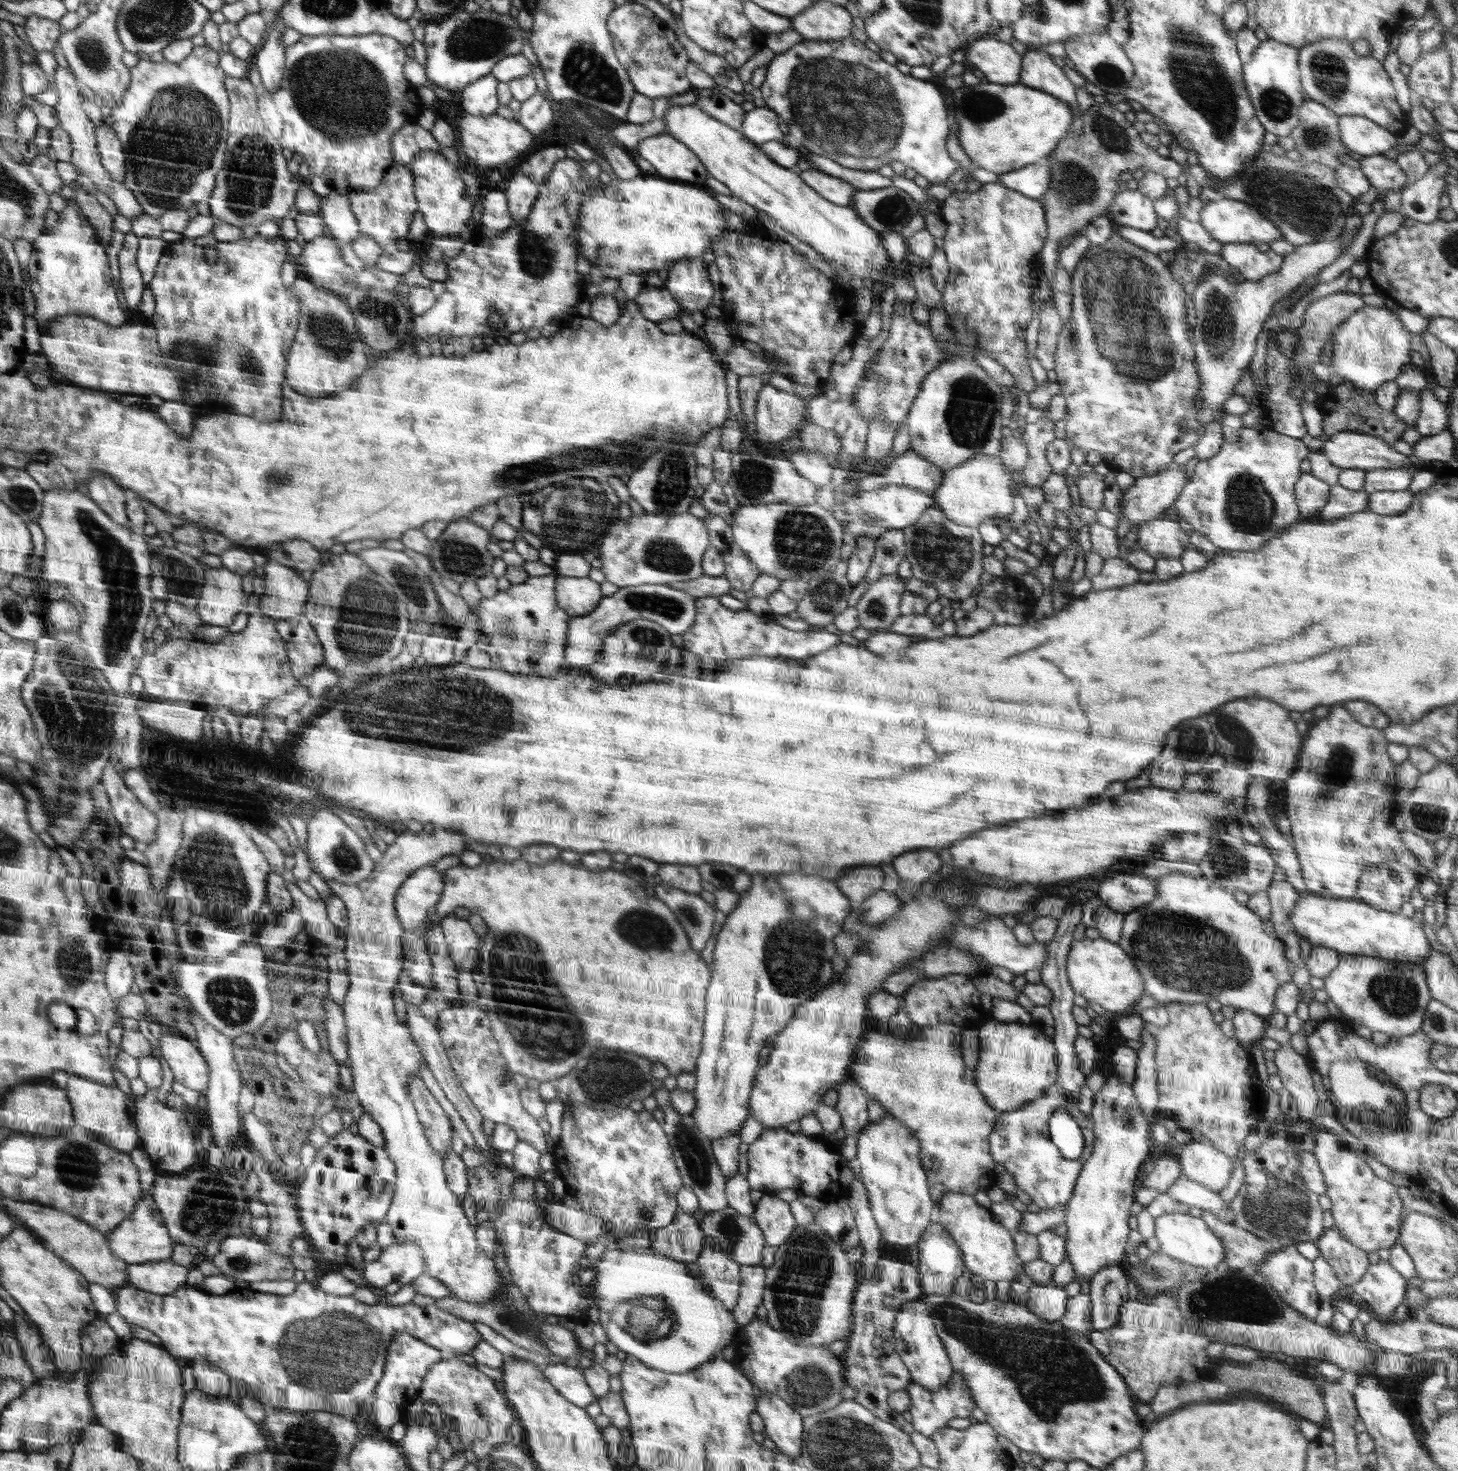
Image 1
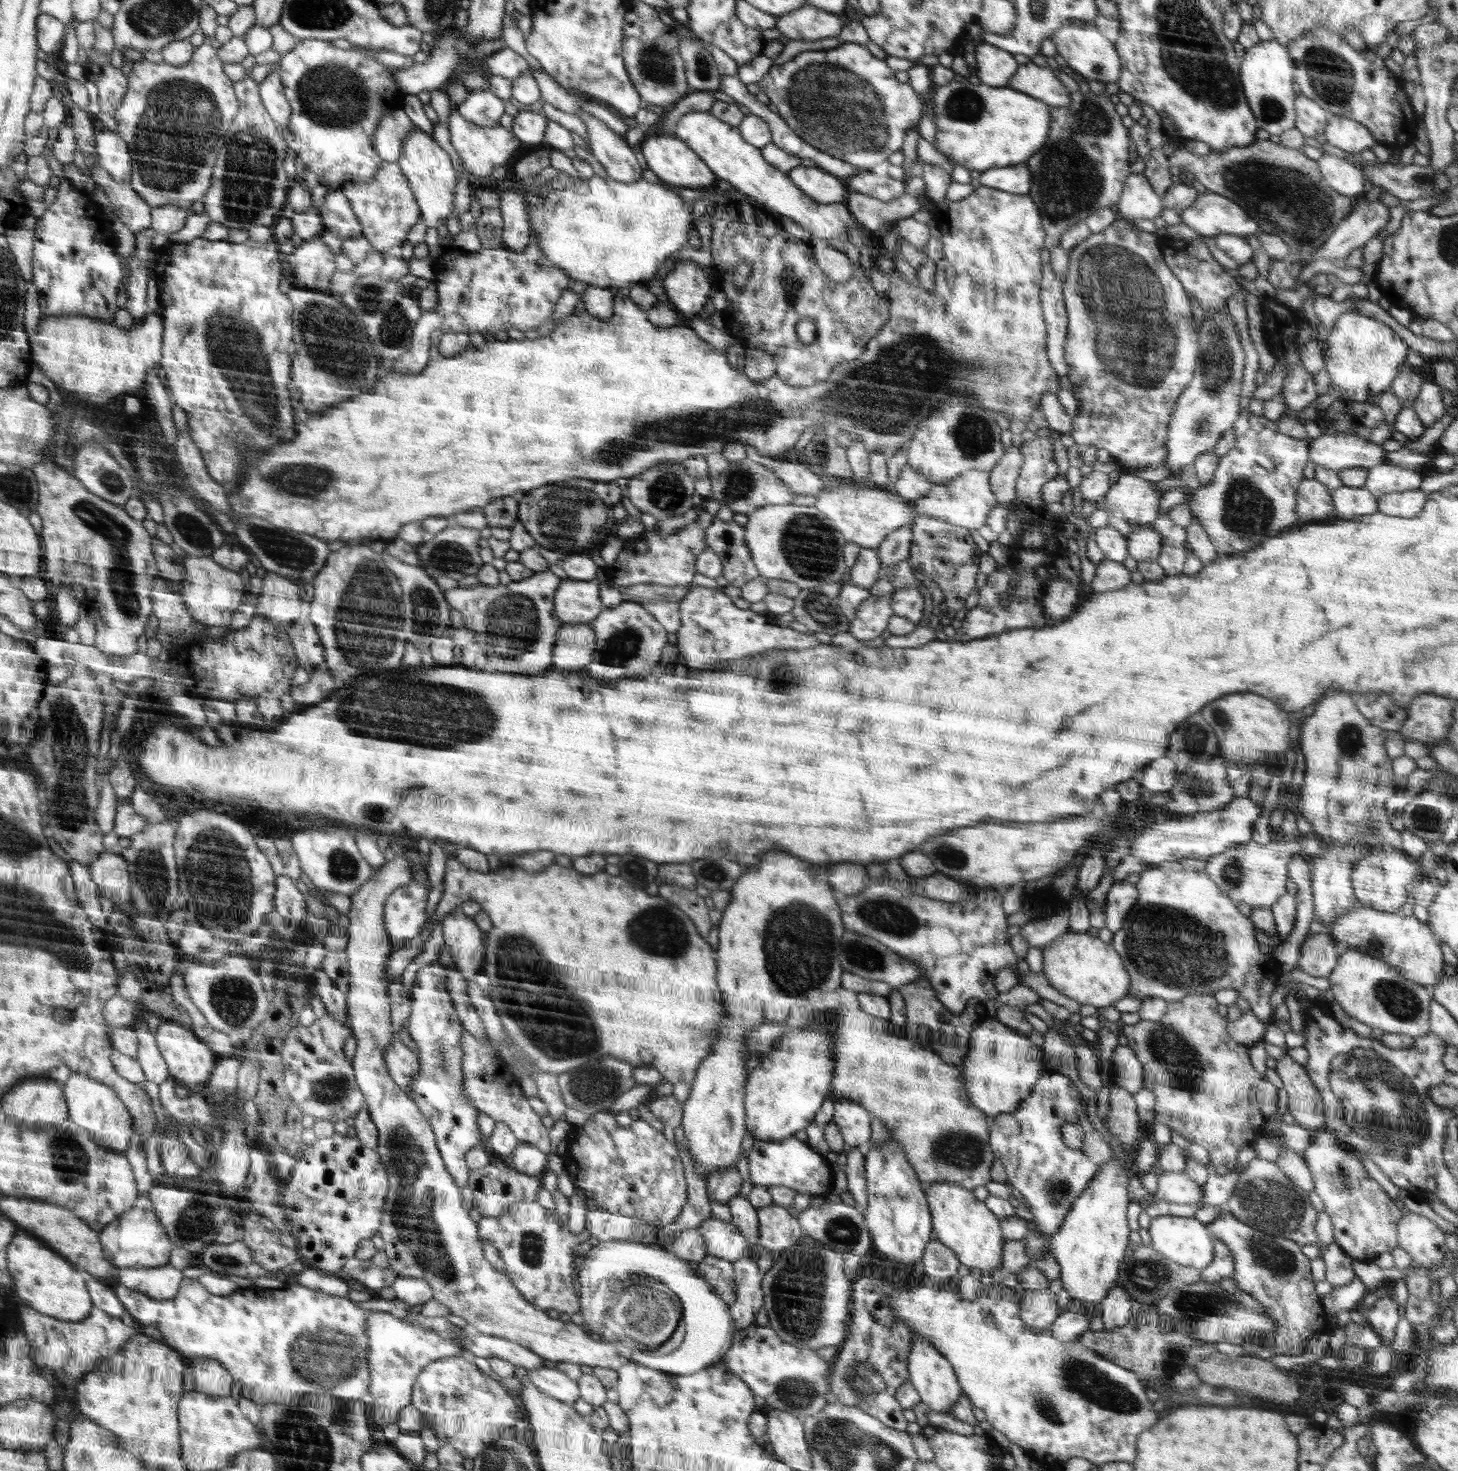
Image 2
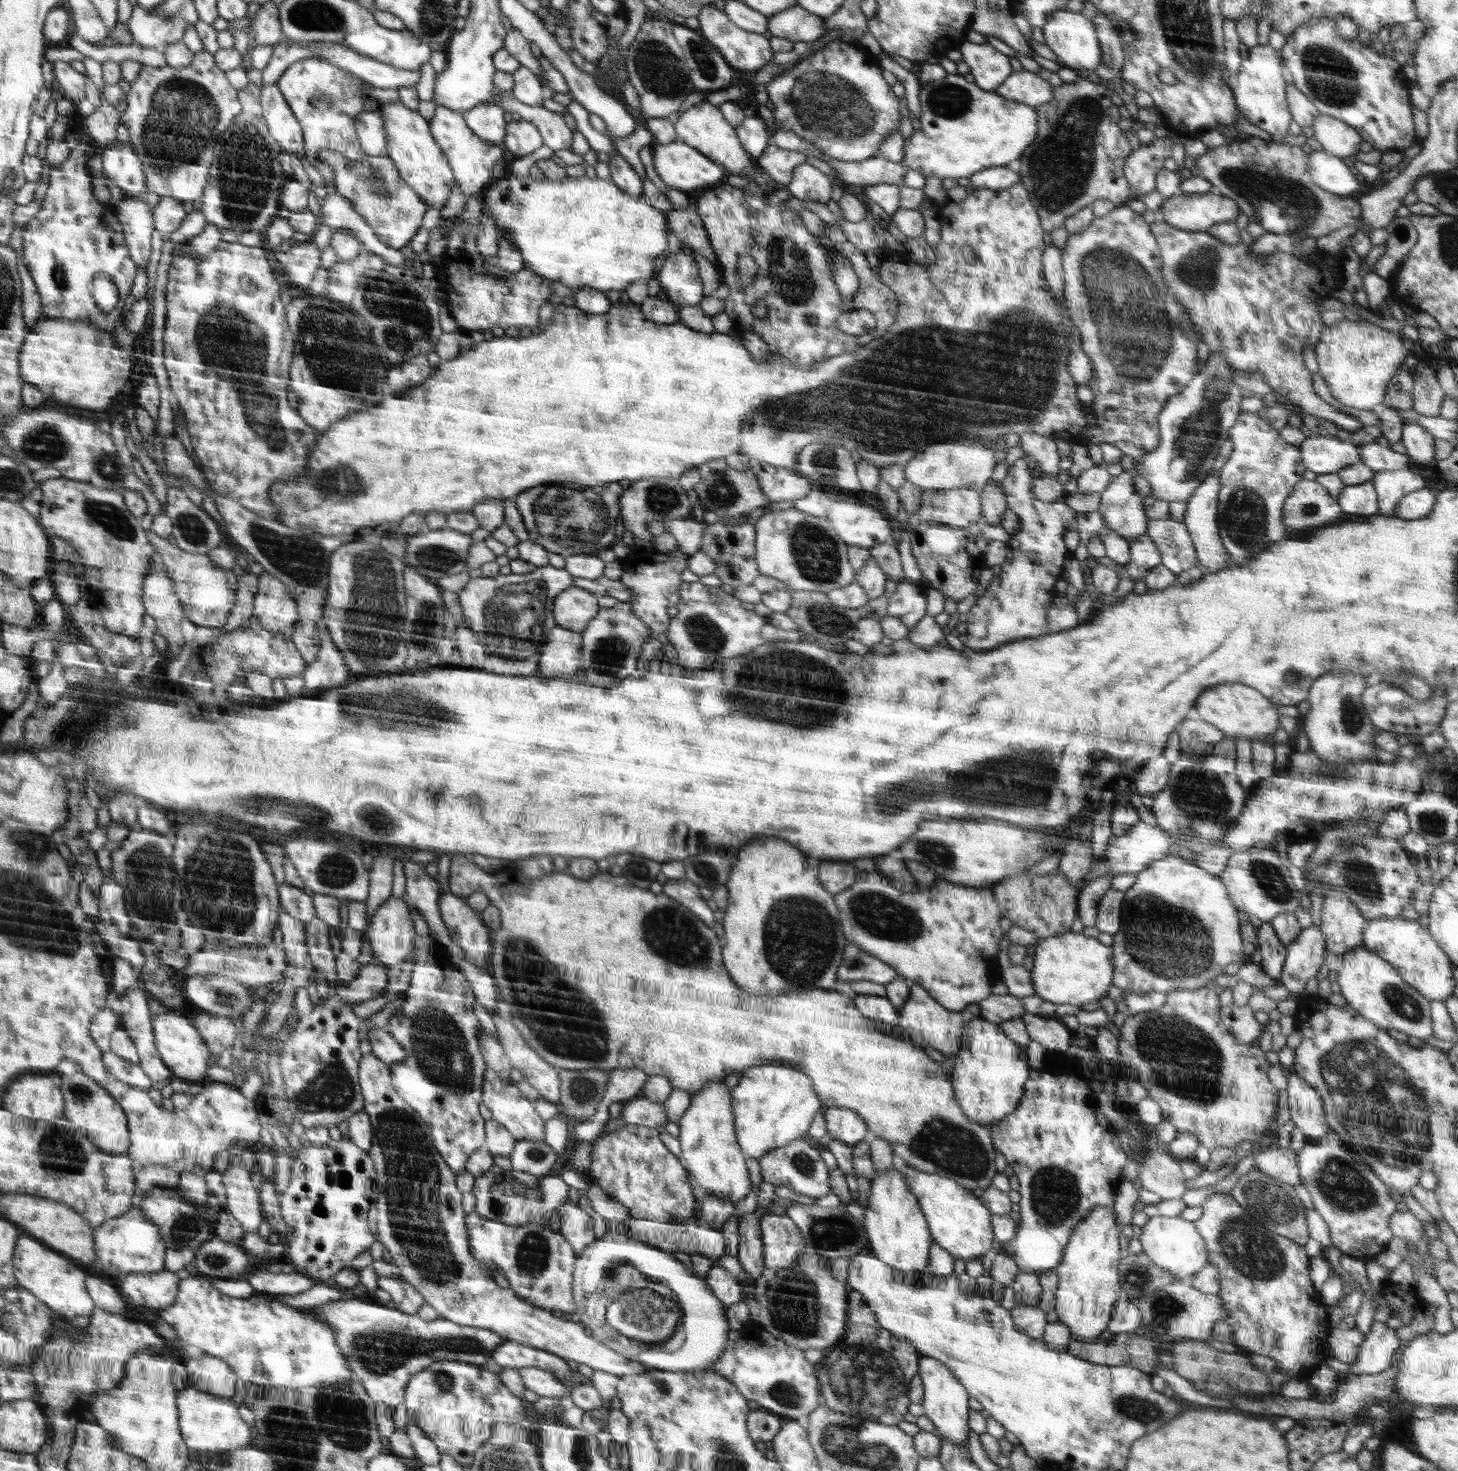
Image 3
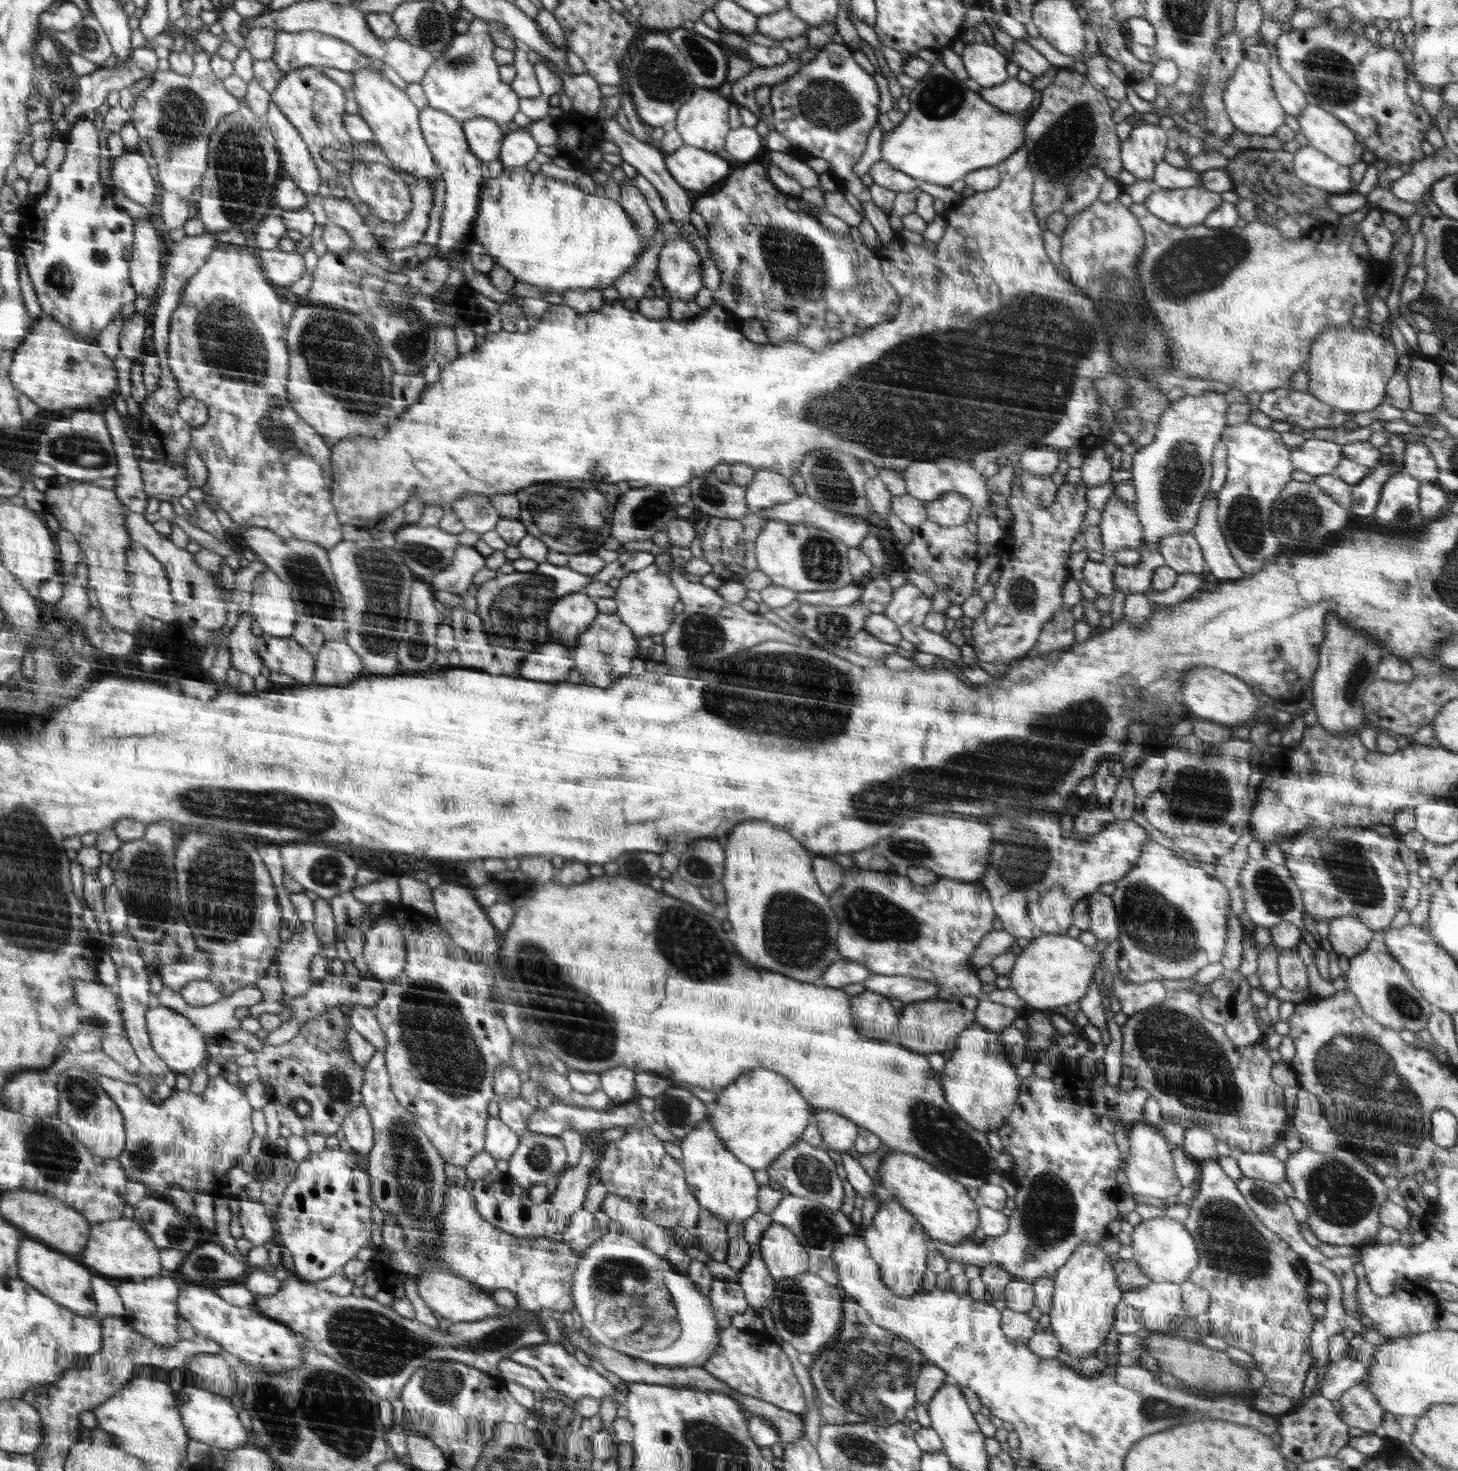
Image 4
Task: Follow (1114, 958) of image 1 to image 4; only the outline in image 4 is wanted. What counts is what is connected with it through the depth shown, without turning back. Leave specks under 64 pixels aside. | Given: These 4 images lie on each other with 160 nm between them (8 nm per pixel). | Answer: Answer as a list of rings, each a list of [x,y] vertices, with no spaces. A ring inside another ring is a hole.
[[[1045,935],[1030,941],[1027,948],[1016,957],[1013,969],[1009,972],[1012,990],[1034,1010],[1053,1012],[1059,1006],[1067,1006],[1087,995],[1089,984],[1100,962],[1100,953],[1088,948],[1080,940],[1065,935]]]

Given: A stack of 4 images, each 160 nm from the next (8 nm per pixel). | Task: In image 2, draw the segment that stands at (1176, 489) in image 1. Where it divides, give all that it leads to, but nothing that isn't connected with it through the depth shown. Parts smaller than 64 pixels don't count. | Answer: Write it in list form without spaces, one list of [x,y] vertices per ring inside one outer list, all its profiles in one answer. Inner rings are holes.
[[[1122,474],[1102,499],[1109,525],[1125,536],[1137,528],[1150,526],[1160,515],[1161,495],[1155,483]]]

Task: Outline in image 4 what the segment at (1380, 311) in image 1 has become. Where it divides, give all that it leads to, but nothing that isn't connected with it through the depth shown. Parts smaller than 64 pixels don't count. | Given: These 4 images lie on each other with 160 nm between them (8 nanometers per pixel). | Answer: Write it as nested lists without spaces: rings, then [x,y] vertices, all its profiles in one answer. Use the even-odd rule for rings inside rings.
[[[1330,327],[1318,335],[1312,344],[1310,355],[1306,364],[1309,376],[1308,394],[1314,396],[1316,400],[1325,402],[1331,407],[1339,408],[1346,412],[1364,412],[1374,410],[1387,397],[1387,383],[1390,378],[1398,371],[1398,356],[1395,347],[1389,342],[1388,338],[1380,338],[1369,328],[1363,327],[1361,330],[1350,330],[1346,332],[1344,327]]]

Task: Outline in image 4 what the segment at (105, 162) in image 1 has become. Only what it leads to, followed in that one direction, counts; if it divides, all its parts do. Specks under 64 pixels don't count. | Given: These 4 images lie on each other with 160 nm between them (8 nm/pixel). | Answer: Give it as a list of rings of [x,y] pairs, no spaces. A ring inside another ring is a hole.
[[[136,150],[126,151],[111,162],[112,186],[120,189],[130,200],[150,208],[154,190],[157,189],[154,188],[154,178],[142,154],[136,154]]]

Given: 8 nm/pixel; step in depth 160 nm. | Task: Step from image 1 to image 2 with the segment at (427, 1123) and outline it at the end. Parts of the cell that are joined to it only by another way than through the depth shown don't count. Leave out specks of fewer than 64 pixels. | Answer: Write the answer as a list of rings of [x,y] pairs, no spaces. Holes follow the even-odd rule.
[[[391,1042],[385,1048],[385,1063],[400,1090],[410,1097],[412,1079],[418,1075],[420,1066],[416,1054],[400,1042]]]

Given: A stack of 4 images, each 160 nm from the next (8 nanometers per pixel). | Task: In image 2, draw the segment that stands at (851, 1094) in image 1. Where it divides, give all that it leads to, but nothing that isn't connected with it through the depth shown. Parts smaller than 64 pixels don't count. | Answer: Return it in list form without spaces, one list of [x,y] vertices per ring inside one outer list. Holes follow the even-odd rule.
[[[850,1099],[835,1100],[833,1120],[843,1134],[846,1146],[859,1147],[871,1137],[871,1115]]]

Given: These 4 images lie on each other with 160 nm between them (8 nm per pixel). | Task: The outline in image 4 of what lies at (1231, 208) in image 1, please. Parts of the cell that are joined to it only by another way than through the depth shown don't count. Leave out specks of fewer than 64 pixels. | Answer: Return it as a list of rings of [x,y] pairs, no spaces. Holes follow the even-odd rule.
[[[1200,187],[1160,189],[1145,203],[1150,214],[1182,228],[1201,224],[1223,203],[1220,193]]]

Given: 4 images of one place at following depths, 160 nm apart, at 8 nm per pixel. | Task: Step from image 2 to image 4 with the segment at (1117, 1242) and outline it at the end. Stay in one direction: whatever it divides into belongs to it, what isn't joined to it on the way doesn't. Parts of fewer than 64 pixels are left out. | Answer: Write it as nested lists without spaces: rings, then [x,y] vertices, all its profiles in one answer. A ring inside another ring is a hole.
[[[1082,1243],[1053,1277],[1054,1295],[1050,1329],[1058,1340],[1060,1350],[1076,1358],[1088,1358],[1102,1349],[1108,1332],[1113,1329],[1117,1305],[1122,1290],[1116,1284],[1113,1262],[1100,1243]]]

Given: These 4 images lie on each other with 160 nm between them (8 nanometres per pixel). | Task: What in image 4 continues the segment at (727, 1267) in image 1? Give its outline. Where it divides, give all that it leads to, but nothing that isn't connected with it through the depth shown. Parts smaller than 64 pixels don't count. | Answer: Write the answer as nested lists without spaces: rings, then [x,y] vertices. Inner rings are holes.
[[[714,1278],[708,1298],[716,1313],[731,1318],[744,1313],[749,1306],[739,1282],[728,1278]]]

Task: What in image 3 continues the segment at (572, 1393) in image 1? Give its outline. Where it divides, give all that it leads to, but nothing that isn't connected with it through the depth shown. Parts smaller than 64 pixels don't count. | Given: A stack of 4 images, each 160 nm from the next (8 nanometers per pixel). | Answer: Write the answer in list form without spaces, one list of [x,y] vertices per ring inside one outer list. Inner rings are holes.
[[[524,1367],[518,1369],[525,1388],[533,1390],[540,1397],[564,1396],[571,1388],[551,1372],[541,1368]]]

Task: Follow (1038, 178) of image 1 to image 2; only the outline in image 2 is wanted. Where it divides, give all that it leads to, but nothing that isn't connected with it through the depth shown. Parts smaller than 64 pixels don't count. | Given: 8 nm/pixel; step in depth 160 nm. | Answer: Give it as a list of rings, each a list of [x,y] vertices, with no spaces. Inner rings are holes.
[[[1022,164],[992,167],[980,172],[980,177],[975,180],[975,184],[1012,194],[1027,195],[1031,187],[1031,172],[1028,165]]]

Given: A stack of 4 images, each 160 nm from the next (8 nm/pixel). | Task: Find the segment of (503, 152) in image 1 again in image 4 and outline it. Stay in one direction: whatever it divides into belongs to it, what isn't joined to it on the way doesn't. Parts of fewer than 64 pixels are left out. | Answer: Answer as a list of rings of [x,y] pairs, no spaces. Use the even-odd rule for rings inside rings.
[[[428,106],[420,111],[419,125],[436,160],[445,186],[445,207],[442,213],[439,239],[434,246],[433,255],[441,259],[450,259],[460,244],[470,239],[470,224],[477,215],[478,200],[481,199],[478,198],[478,194],[481,194],[482,170],[480,168],[482,164],[469,147],[463,124],[450,113]]]

